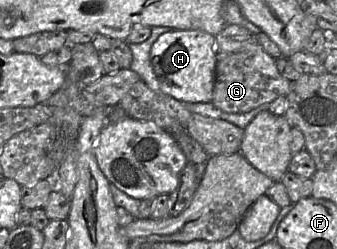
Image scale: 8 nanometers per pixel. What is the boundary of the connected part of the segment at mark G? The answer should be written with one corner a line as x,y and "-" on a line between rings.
260,44
247,45
243,50
219,57
216,64
212,103
227,113
246,113
261,105
269,105
280,96
287,96
292,82
281,75
276,59
265,52

